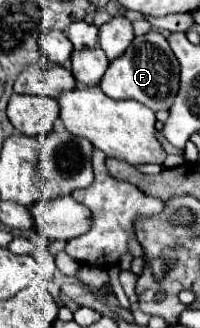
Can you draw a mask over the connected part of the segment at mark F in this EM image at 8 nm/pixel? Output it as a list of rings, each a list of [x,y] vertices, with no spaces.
[[[150,31],[146,35],[134,37],[130,47],[114,59],[104,73],[100,81],[100,89],[112,97],[112,99],[134,99],[152,109],[158,111],[170,111],[180,87],[180,63],[176,55],[172,53],[166,37],[158,31]]]

